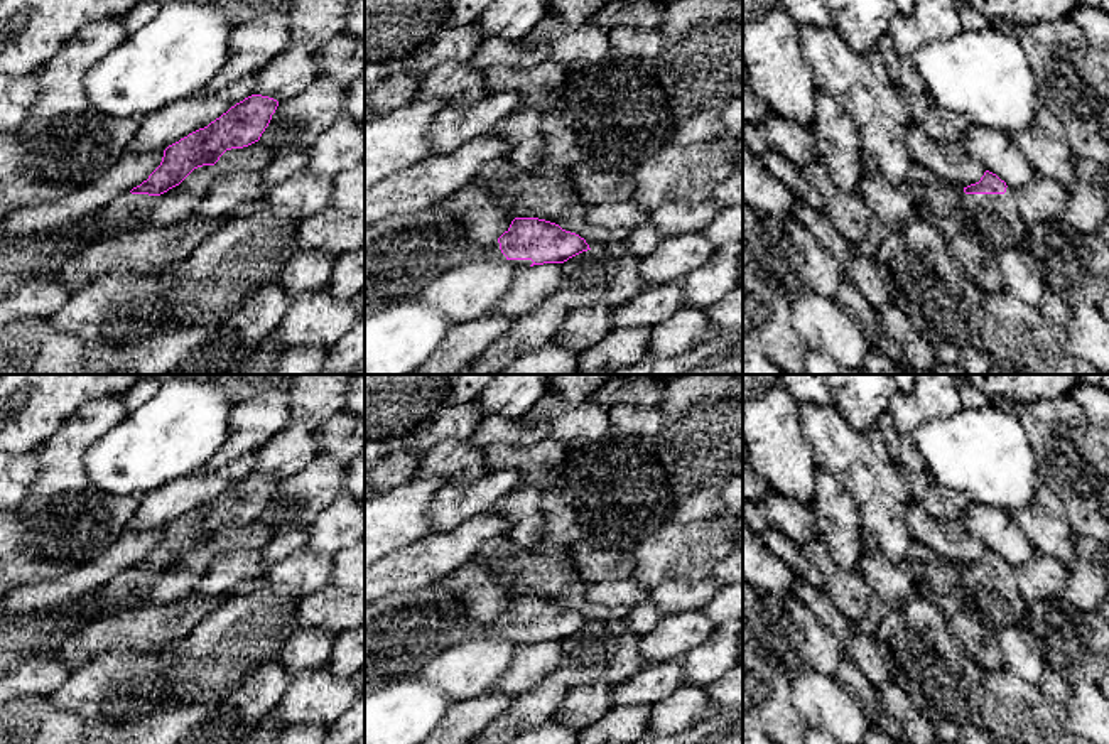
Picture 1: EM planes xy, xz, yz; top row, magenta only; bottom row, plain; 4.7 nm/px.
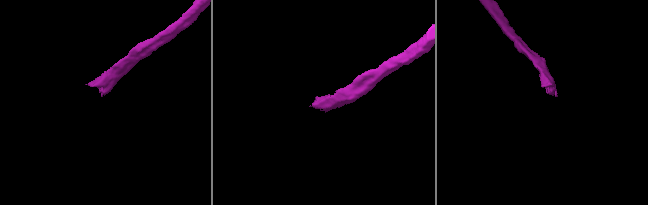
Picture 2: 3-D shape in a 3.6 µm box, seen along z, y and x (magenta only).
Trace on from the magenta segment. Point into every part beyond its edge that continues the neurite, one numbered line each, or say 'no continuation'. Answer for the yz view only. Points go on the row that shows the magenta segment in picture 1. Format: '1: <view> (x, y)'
1: yz (995, 218)

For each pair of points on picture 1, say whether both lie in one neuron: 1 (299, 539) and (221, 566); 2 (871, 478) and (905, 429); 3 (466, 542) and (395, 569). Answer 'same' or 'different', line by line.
1: same
2: different
3: same

